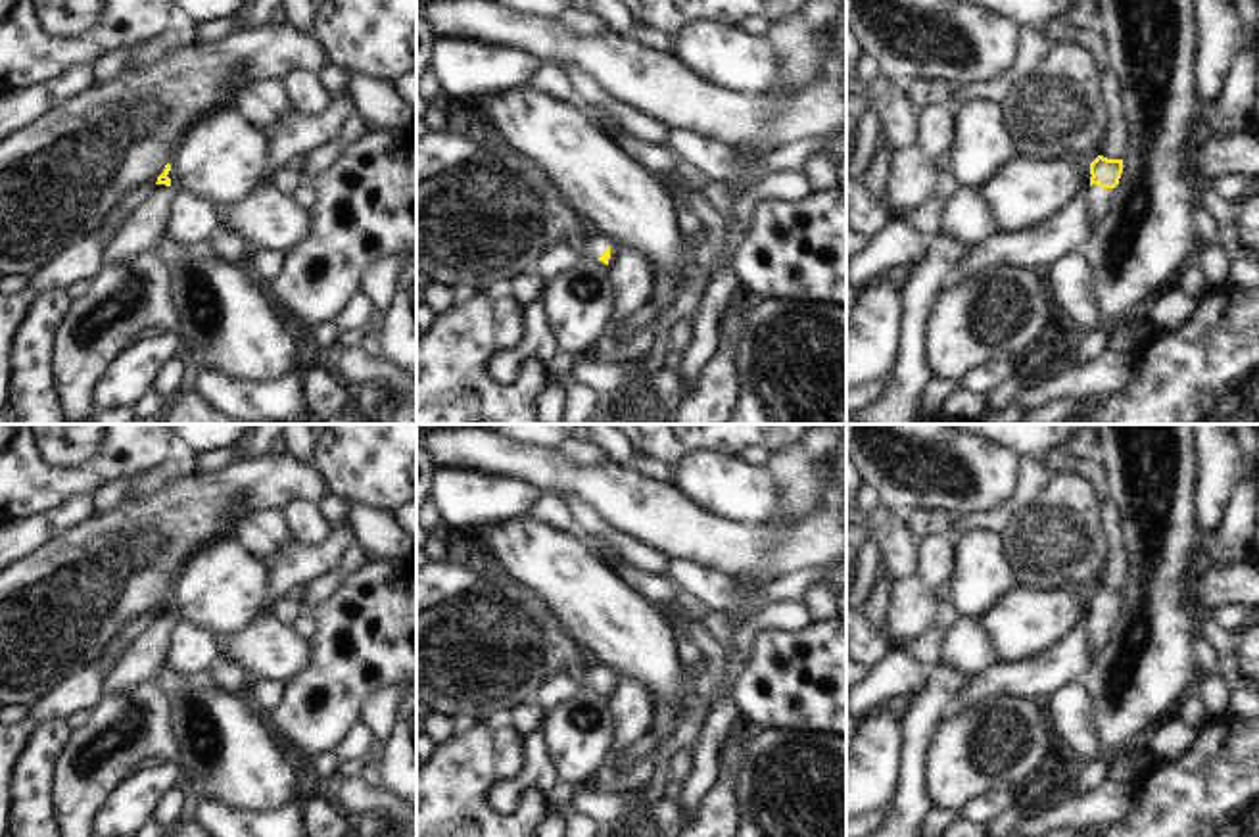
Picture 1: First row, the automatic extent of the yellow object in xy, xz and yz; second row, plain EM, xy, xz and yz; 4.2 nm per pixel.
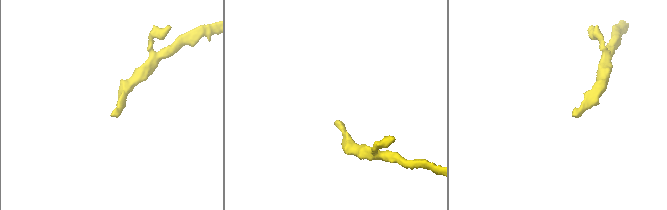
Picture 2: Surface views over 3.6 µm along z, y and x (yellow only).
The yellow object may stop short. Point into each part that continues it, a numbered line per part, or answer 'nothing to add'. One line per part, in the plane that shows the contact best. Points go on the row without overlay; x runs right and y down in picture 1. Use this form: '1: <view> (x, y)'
1: yz (1098, 628)

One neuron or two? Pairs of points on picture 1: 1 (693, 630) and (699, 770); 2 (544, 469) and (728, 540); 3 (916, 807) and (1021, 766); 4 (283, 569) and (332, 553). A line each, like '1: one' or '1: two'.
1: one
2: one
3: two
4: one

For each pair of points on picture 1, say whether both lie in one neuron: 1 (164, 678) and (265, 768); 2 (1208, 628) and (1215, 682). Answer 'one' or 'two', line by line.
1: one
2: two

